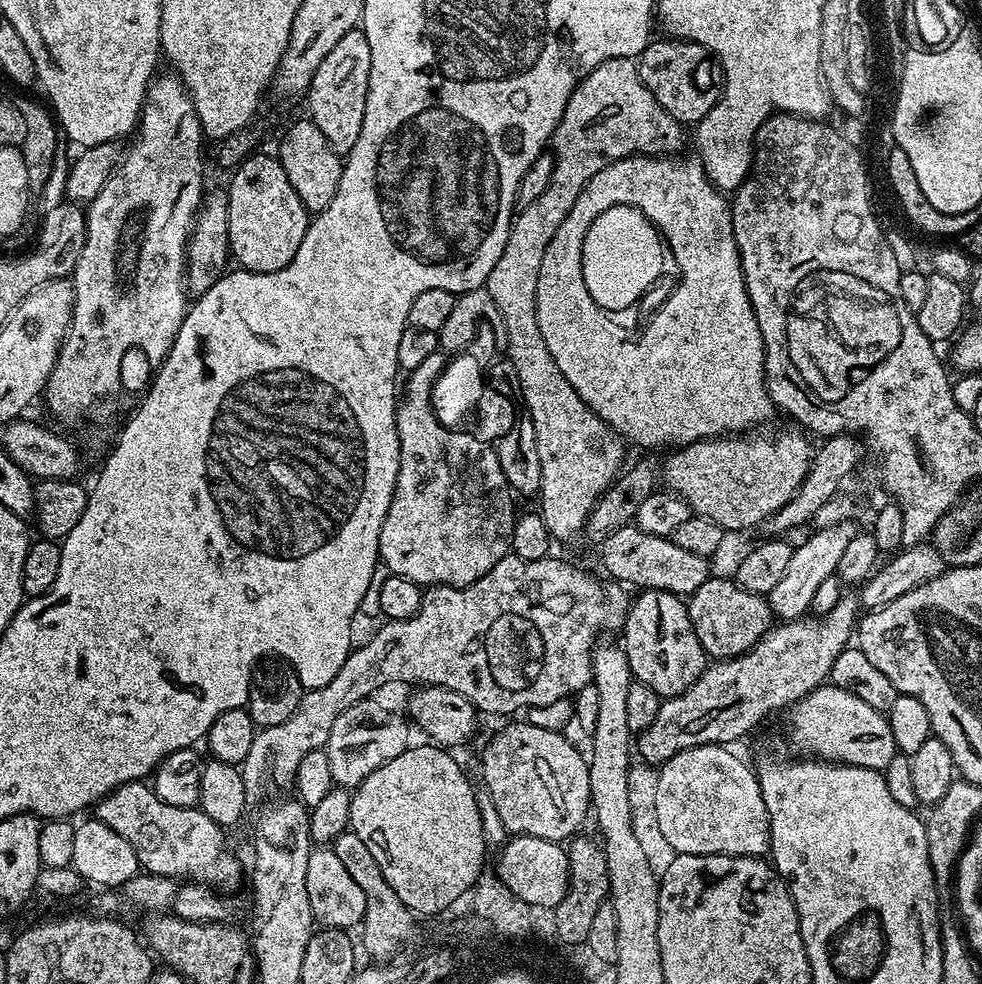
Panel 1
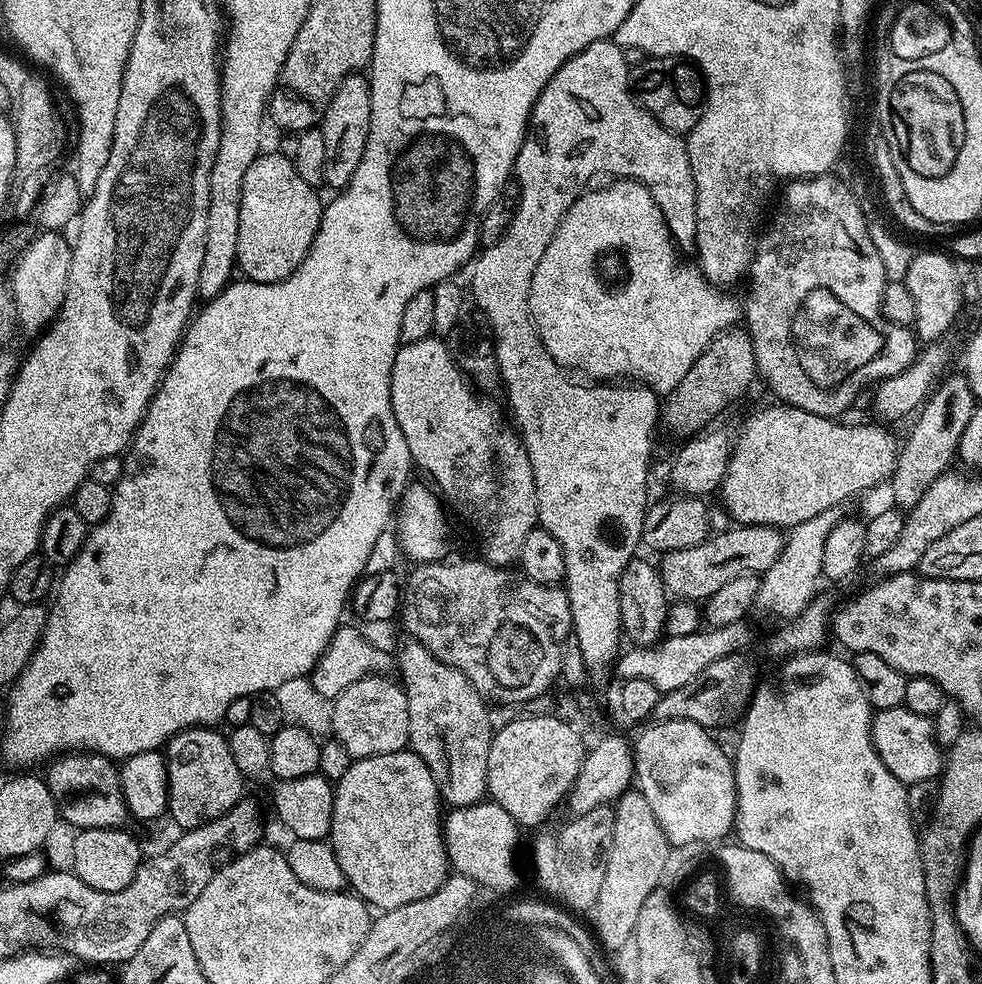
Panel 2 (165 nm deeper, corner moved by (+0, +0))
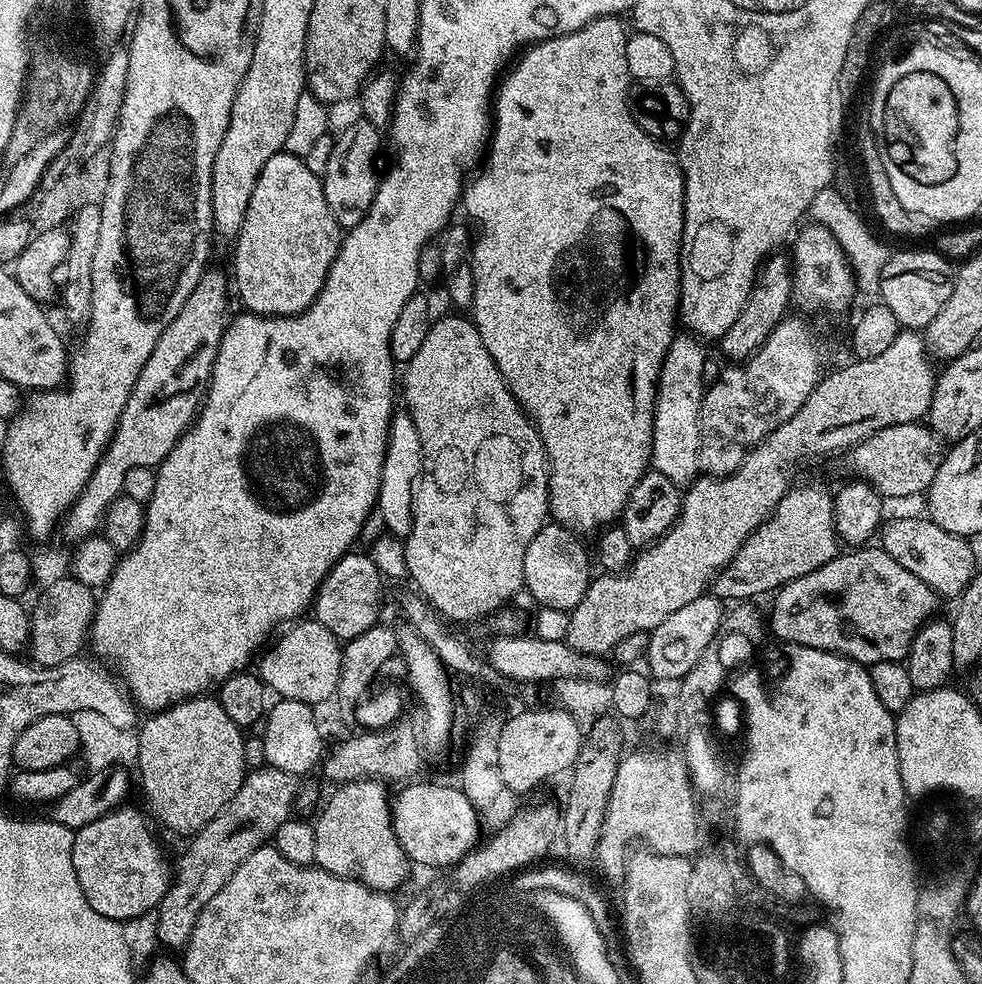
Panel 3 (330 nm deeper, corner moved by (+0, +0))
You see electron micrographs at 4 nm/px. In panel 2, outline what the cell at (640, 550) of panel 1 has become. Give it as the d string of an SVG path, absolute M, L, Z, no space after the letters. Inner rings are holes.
M741 524L731 526L725 532L717 531L709 535L708 539L702 541L698 546L690 546L690 550L674 550L665 552L659 557L658 567L664 587L677 601L680 602L703 602L718 594L718 589L726 586L733 578L749 574L763 574L767 568L774 566L778 554L782 554L785 533L778 528L771 528L765 524Z

